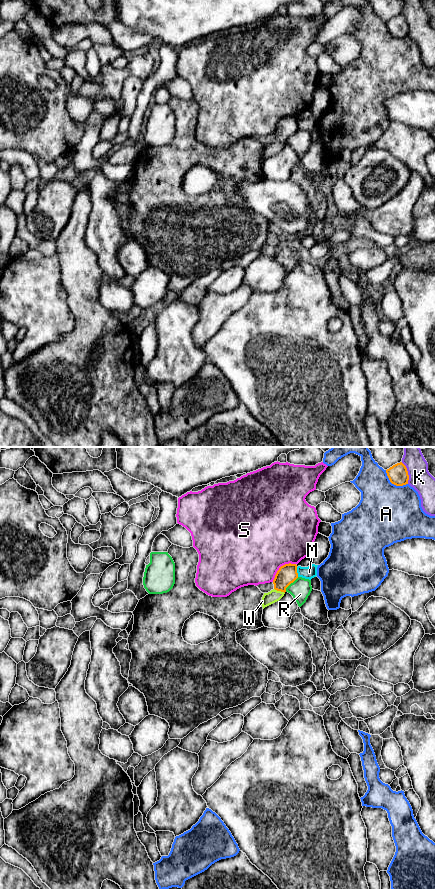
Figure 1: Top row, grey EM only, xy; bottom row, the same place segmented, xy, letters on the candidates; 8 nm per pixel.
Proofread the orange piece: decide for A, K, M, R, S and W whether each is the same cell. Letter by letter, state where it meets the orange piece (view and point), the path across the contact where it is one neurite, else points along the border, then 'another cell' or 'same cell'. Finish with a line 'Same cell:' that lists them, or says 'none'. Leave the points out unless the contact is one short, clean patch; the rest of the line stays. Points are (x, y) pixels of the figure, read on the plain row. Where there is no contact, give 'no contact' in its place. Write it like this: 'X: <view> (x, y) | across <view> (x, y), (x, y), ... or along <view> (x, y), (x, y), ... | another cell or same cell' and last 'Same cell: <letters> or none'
A: xy (393, 35) | another cell
K: xy (407, 25) | another cell
M: xy (296, 124) | another cell
R: xy (290, 135) | another cell
S: xy (280, 119) | another cell
W: xy (279, 142) | across xy (287, 126), (281, 133), (279, 142), (273, 148) | same cell
Same cell: W

